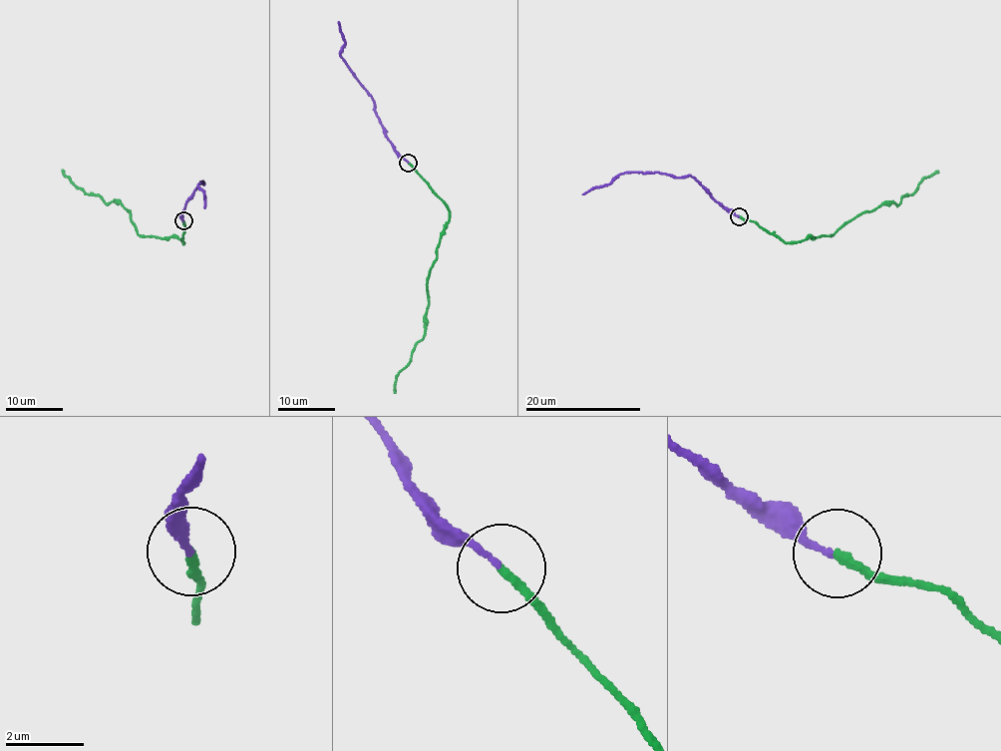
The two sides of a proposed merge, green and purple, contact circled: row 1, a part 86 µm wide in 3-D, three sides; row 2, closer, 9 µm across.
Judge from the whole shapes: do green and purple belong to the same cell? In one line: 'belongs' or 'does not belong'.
belongs

